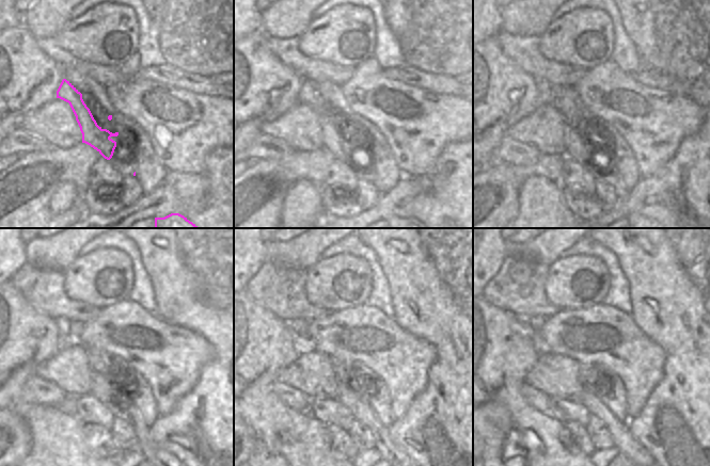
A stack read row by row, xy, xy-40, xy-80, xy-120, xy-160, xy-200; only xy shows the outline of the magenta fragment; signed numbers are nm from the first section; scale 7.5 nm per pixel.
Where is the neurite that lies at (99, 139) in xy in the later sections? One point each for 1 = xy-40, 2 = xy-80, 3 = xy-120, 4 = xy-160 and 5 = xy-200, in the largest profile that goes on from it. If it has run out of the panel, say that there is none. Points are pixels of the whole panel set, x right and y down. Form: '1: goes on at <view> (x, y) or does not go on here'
1: goes on at xy-40 (342, 147)
2: goes on at xy-80 (578, 147)
3: goes on at xy-120 (101, 388)
4: goes on at xy-160 (359, 410)
5: goes on at xy-200 (624, 440)

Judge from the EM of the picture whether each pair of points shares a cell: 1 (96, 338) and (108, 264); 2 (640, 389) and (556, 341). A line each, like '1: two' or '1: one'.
1: two
2: one

